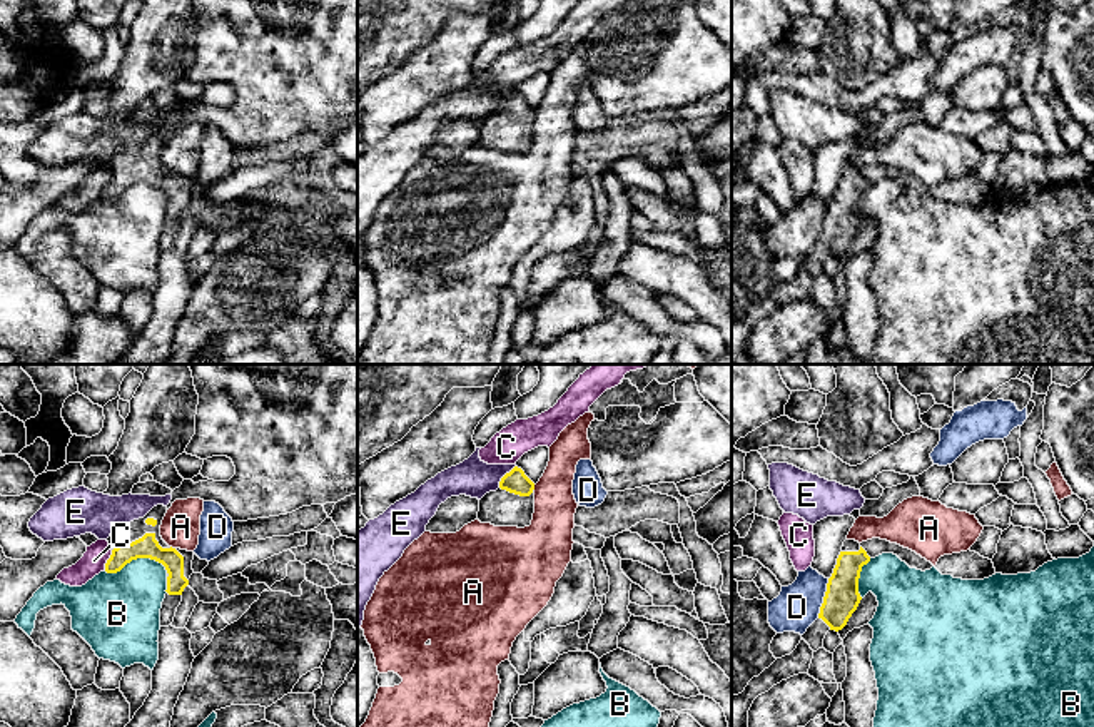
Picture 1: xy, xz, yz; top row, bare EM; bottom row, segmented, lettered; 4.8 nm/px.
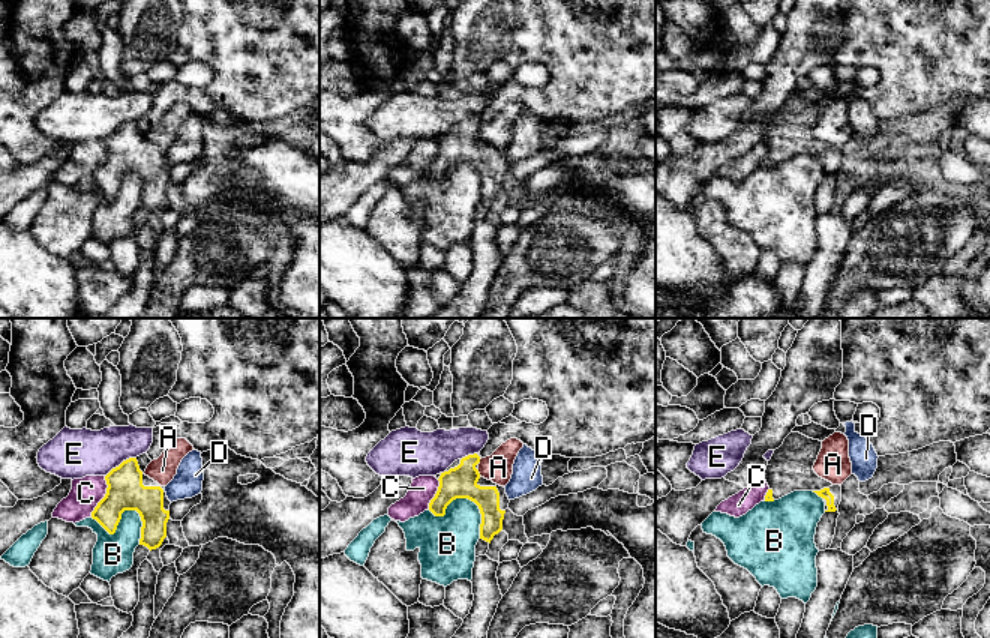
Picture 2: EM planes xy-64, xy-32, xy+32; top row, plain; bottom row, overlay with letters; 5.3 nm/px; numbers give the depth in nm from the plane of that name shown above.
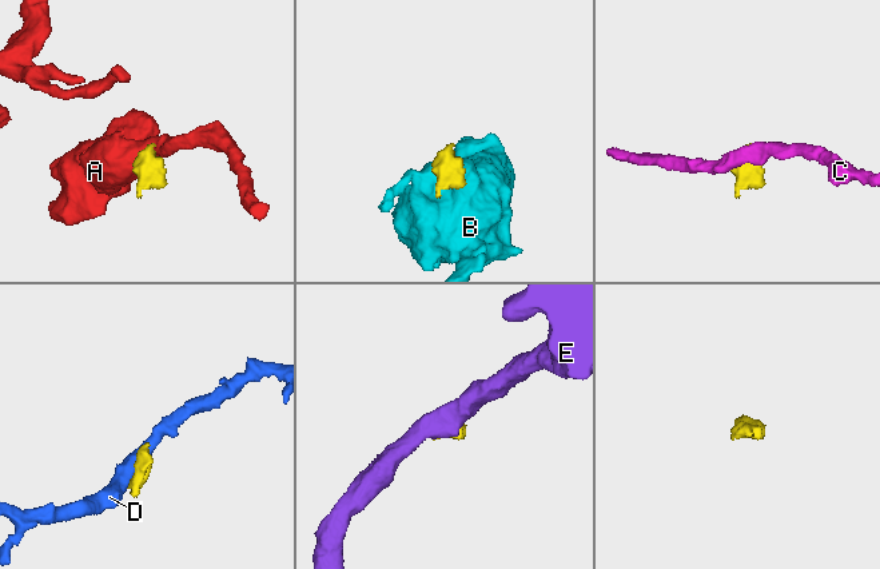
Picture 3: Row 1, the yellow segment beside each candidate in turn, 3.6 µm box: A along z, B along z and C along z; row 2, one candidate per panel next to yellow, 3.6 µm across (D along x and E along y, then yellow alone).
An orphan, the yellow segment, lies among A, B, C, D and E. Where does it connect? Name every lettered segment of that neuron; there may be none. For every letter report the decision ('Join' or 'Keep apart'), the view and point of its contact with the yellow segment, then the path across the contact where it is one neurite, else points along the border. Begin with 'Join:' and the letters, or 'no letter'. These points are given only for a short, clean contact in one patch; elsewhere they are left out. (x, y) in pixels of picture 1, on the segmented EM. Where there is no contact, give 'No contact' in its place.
Join: no letter
A: Keep apart. Touches yellow at xy (171, 547). Boundary: xy (171, 545), (174, 549)
B: Keep apart. Touches yellow at xy (137, 557). Boundary: xy (104, 570), (116, 572), (132, 560), (154, 559), (167, 572)
C: Keep apart. Touches yellow at xy (107, 560). Boundary: xy (112, 550), (104, 569)
D: Keep apart. Touches yellow at yz (824, 599). Boundary: yz (829, 579), (817, 617)
E: Keep apart. Touches yellow at xz (503, 477). Boundary: xz (515, 465), (498, 487)

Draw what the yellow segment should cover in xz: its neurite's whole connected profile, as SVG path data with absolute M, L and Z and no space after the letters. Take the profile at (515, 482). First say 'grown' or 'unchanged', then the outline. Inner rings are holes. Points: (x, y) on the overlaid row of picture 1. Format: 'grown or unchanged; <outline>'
grown; M514 466L506 473L496 491L486 493L479 500L478 520L494 526L531 525L534 513L534 483L524 471Z

